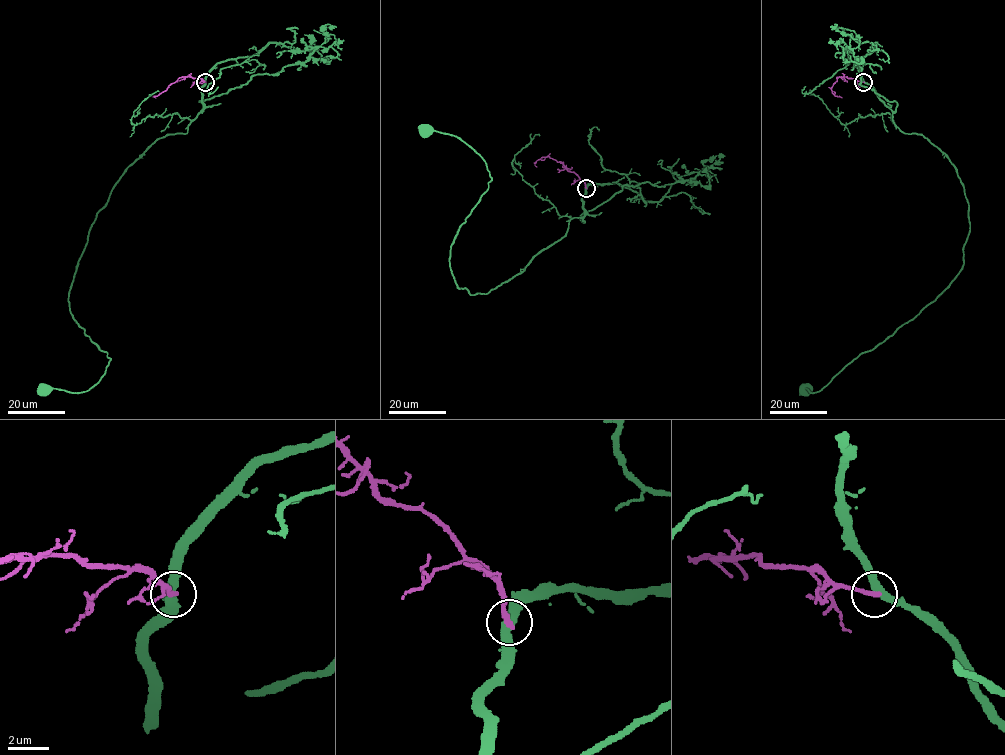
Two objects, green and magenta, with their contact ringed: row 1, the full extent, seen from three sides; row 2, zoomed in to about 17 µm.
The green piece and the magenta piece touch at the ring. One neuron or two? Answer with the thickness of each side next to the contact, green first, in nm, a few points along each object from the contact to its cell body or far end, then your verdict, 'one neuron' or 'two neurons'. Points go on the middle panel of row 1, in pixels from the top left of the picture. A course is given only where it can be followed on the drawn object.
400 nm thick on the green side, 240 nm on the other; green runs (586, 188), (567, 233), (471, 295), (457, 287), (450, 247), (491, 177), (467, 144), (426, 131); magenta runs (586, 188), (574, 172), (548, 156), (537, 161), (537, 167); two neurons

